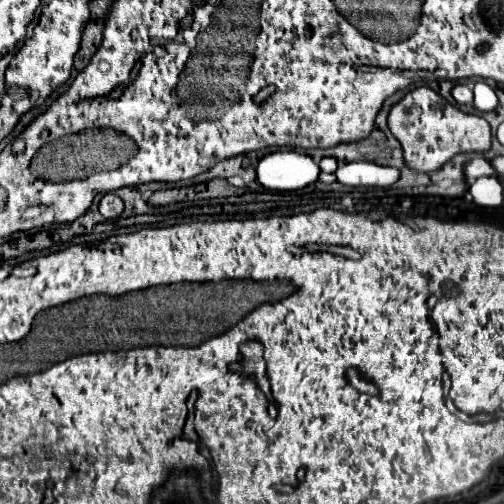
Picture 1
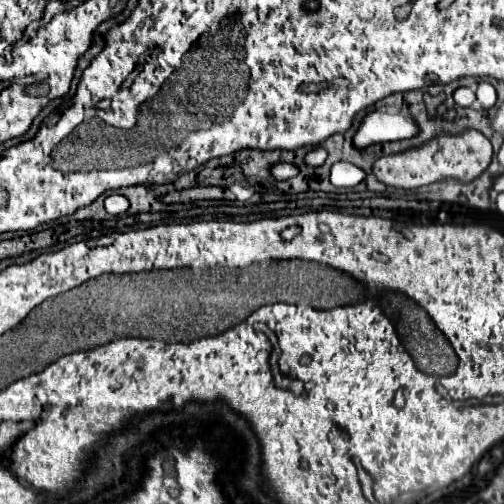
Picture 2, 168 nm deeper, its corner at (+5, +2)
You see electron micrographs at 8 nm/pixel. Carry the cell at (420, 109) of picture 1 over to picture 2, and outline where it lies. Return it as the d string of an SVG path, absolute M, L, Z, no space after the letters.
M466 130L460 136L438 136L424 144L422 148L406 150L402 154L392 154L392 156L382 156L374 162L372 174L394 188L410 190L410 188L420 188L426 184L434 184L440 180L456 180L456 182L472 182L476 180L490 164L492 160L492 144L490 140L478 132L478 130Z

